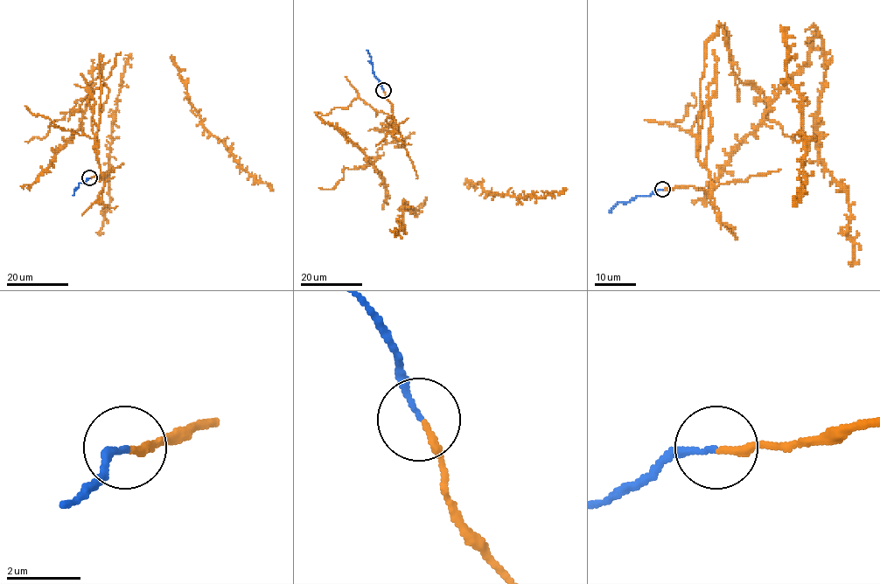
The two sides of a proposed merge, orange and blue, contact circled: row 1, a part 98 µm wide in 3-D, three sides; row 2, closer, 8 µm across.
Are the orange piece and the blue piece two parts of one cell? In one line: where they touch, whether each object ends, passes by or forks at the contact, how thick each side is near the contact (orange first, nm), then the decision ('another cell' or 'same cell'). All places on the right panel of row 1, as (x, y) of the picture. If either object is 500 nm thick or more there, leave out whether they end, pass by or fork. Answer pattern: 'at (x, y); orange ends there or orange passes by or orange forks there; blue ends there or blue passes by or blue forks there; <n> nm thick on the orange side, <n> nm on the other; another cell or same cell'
at (662, 189); orange ends there; blue ends there; 200 nm thick on the orange side, 130 nm on the other; another cell

